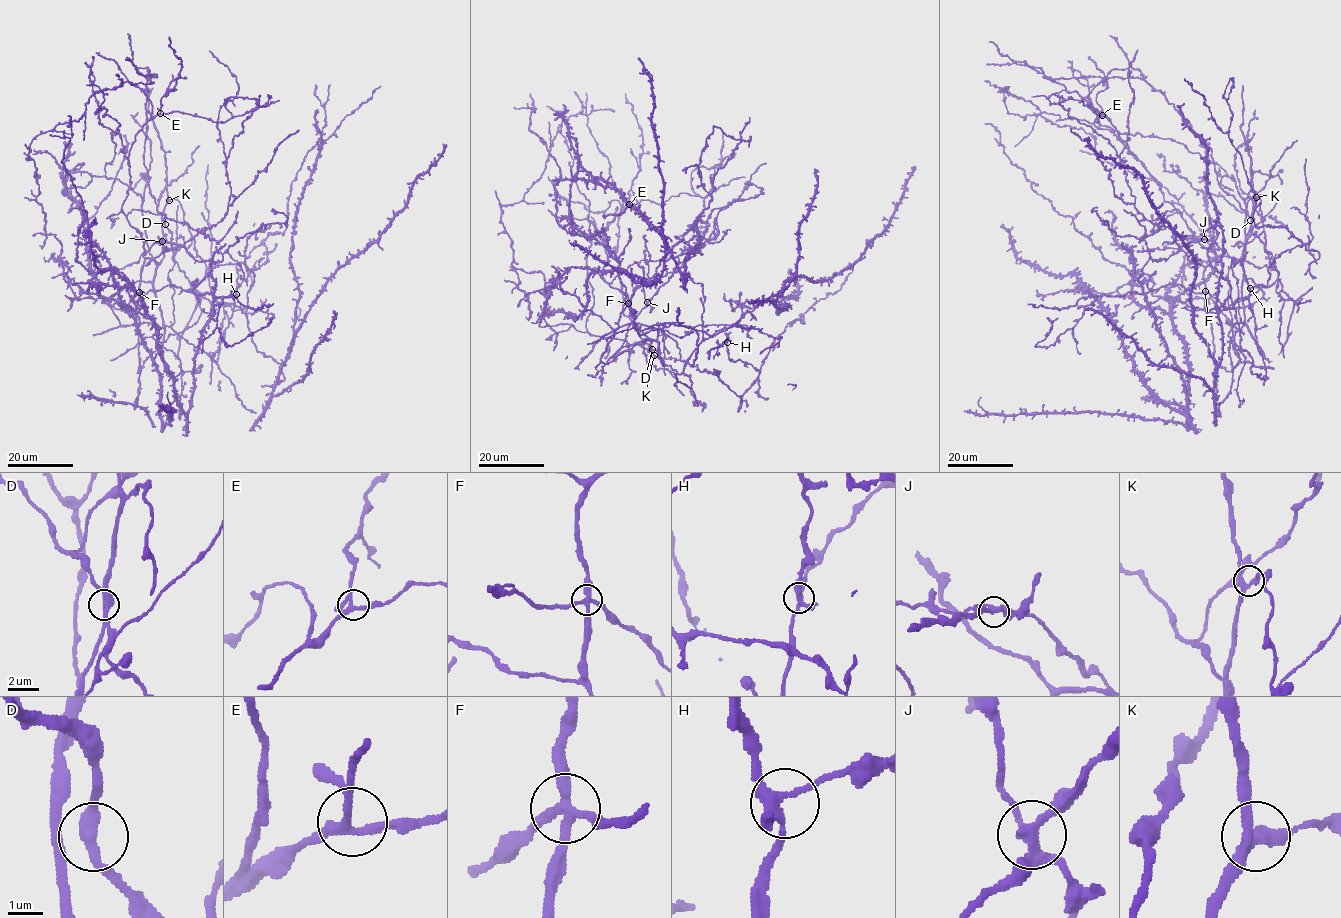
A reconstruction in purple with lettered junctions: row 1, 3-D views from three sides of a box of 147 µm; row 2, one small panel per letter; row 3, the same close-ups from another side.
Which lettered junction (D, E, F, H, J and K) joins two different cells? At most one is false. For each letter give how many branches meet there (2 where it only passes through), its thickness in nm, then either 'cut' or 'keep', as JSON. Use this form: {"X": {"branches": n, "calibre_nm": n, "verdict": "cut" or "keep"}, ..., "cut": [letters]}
{"D": {"branches": 3, "calibre_nm": 280, "verdict": "keep"}, "E": {"branches": 4, "calibre_nm": 260, "verdict": "keep"}, "F": {"branches": 4, "calibre_nm": 300, "verdict": "keep"}, "H": {"branches": 4, "calibre_nm": 280, "verdict": "keep"}, "J": {"branches": 4, "calibre_nm": 280, "verdict": "keep"}, "K": {"branches": 3, "calibre_nm": 280, "verdict": "keep"}, "cut": []}

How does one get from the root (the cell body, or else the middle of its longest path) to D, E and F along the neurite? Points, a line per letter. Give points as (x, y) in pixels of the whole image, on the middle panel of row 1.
D: (691, 332), (677, 337), (656, 329), (640, 335), (627, 302), (633, 322), (652, 341), (652, 349)
E: (691, 332), (640, 335), (628, 297), (603, 279), (603, 233), (629, 204)
F: (691, 332), (677, 337), (667, 330), (656, 329), (640, 335), (633, 327), (634, 310), (628, 303)

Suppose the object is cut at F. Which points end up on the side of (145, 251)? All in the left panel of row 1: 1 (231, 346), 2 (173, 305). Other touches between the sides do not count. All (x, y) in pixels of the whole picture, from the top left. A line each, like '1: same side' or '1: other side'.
1: other side
2: same side

